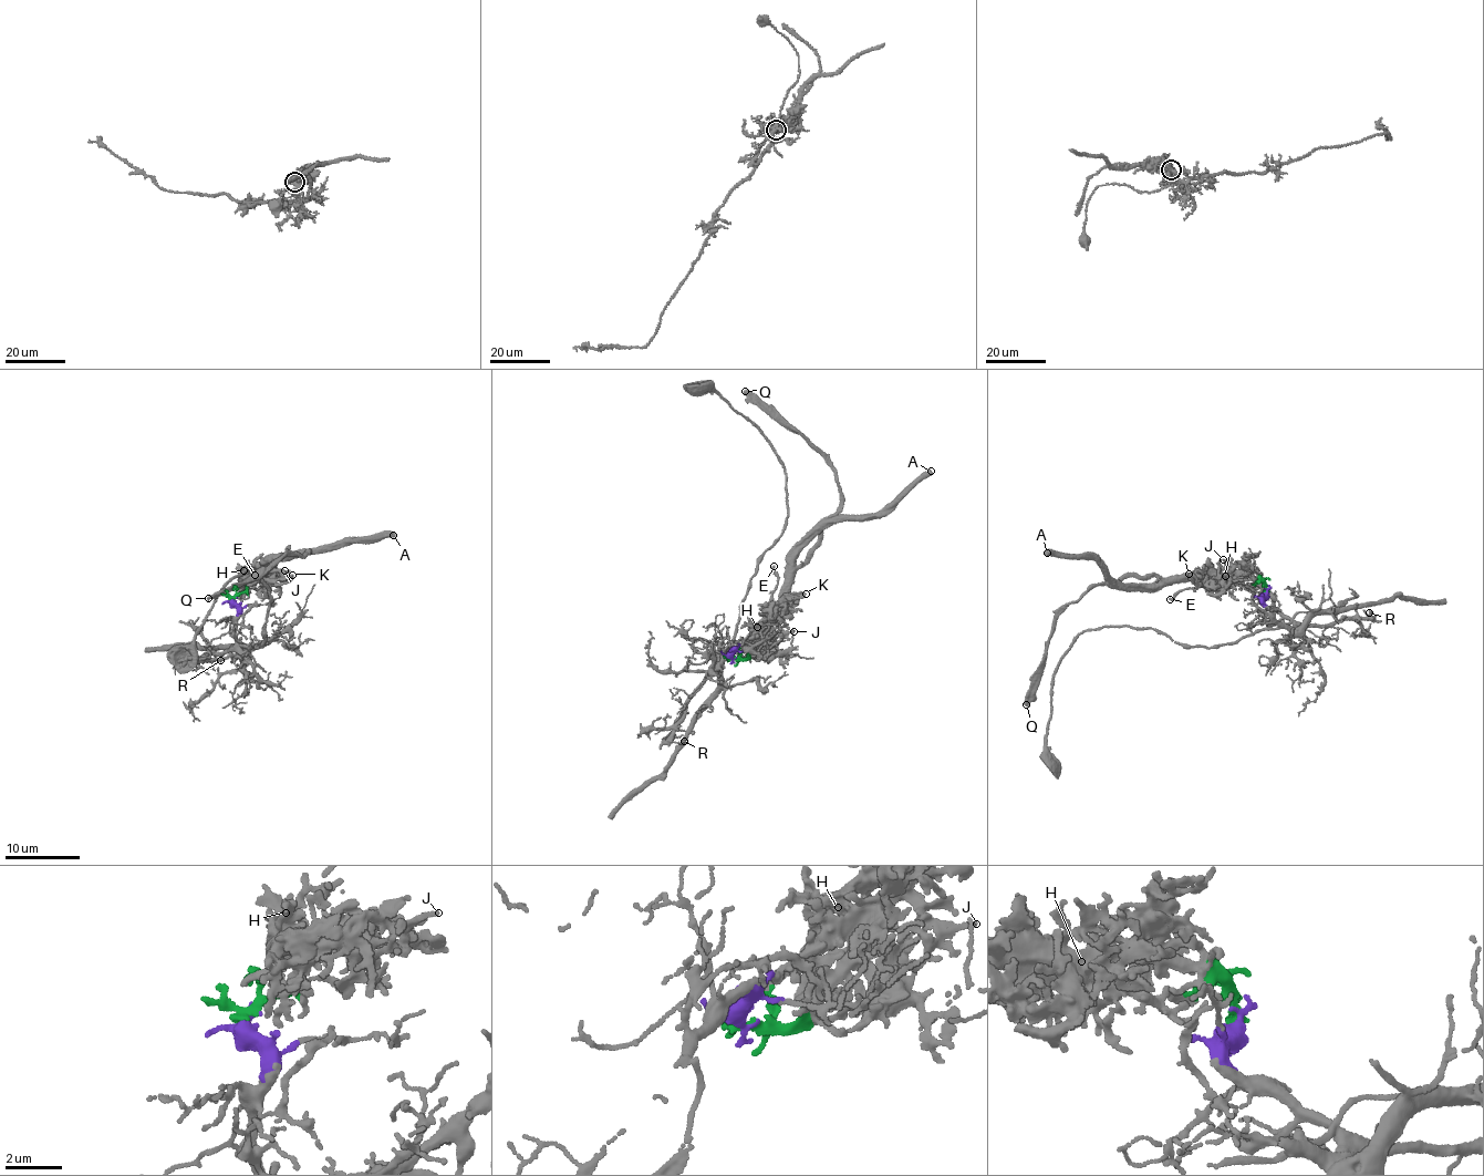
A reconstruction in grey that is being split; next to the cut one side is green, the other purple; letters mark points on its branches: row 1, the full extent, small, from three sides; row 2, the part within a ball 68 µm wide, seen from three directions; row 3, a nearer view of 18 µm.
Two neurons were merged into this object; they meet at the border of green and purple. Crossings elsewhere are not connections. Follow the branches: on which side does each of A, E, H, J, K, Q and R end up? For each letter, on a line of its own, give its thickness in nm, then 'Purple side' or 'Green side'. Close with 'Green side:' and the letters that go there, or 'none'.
A: Thickness 550 nm. Green side
E: Thickness 280 nm. Green side
H: Thickness 170 nm. Green side
J: Thickness 190 nm. Green side
K: Thickness 180 nm. Green side
Q: Thickness 340 nm. Green side
R: Thickness 110 nm. Purple side
Green side: A, E, H, J, K, Q

